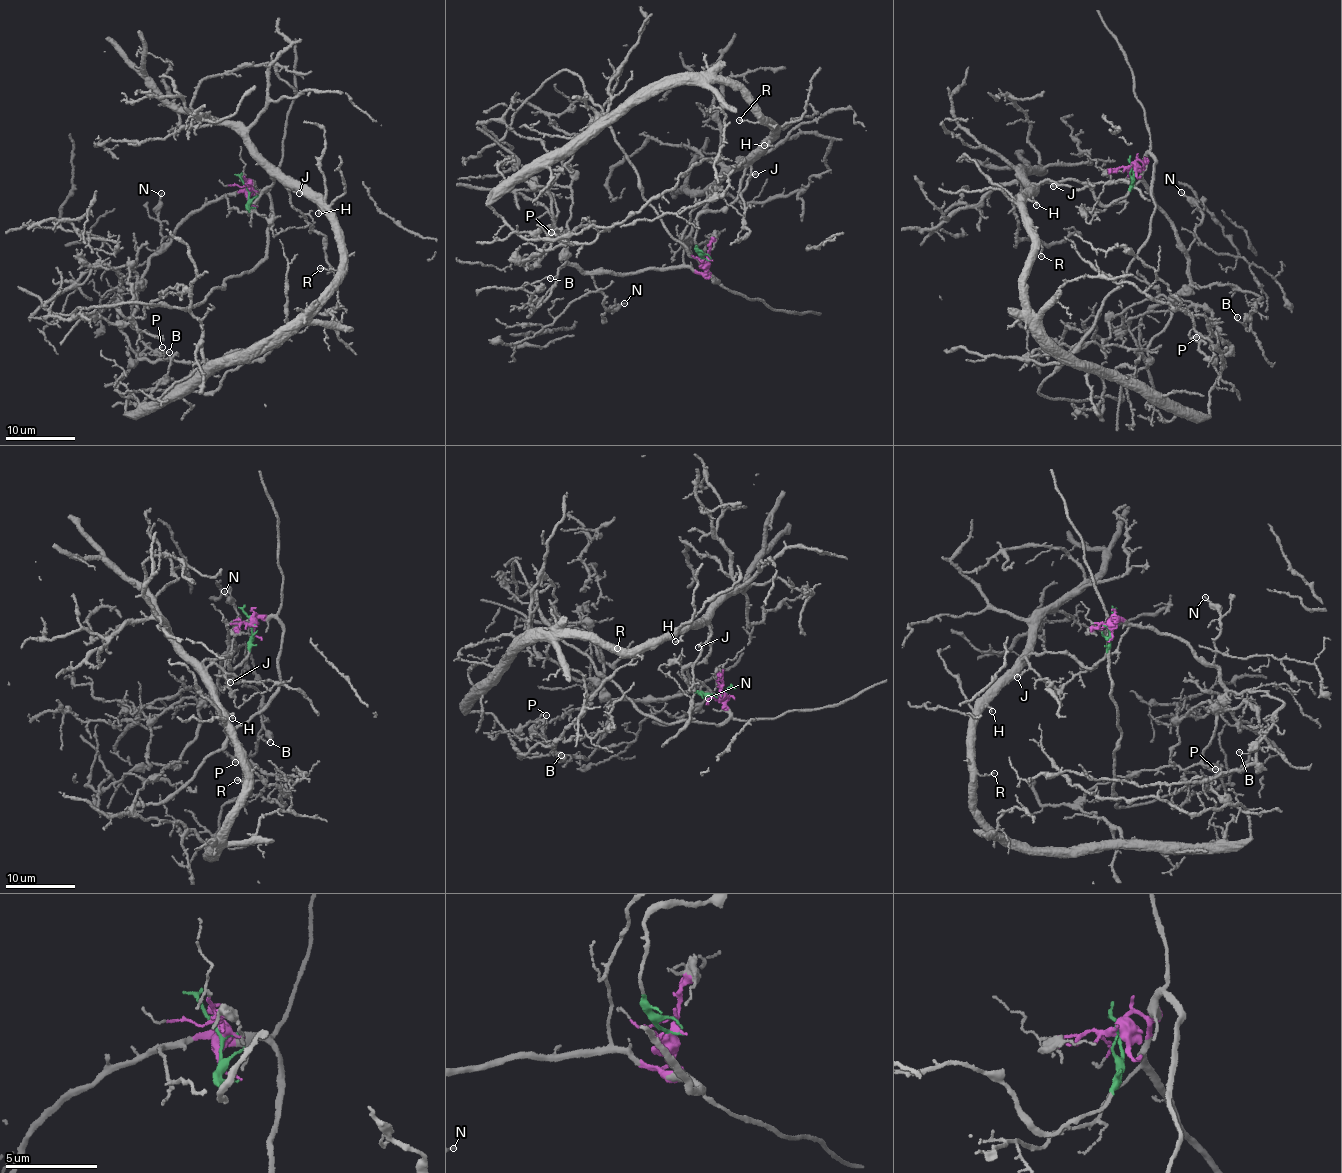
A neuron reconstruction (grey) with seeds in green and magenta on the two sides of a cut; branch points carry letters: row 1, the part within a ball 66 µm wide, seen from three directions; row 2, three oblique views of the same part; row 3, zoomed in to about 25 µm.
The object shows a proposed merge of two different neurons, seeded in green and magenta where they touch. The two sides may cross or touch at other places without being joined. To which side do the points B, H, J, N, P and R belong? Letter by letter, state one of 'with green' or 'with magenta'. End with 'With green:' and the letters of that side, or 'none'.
B: with magenta
H: with green
J: with green
N: with magenta
P: with magenta
R: with green
With green: H, J, R

